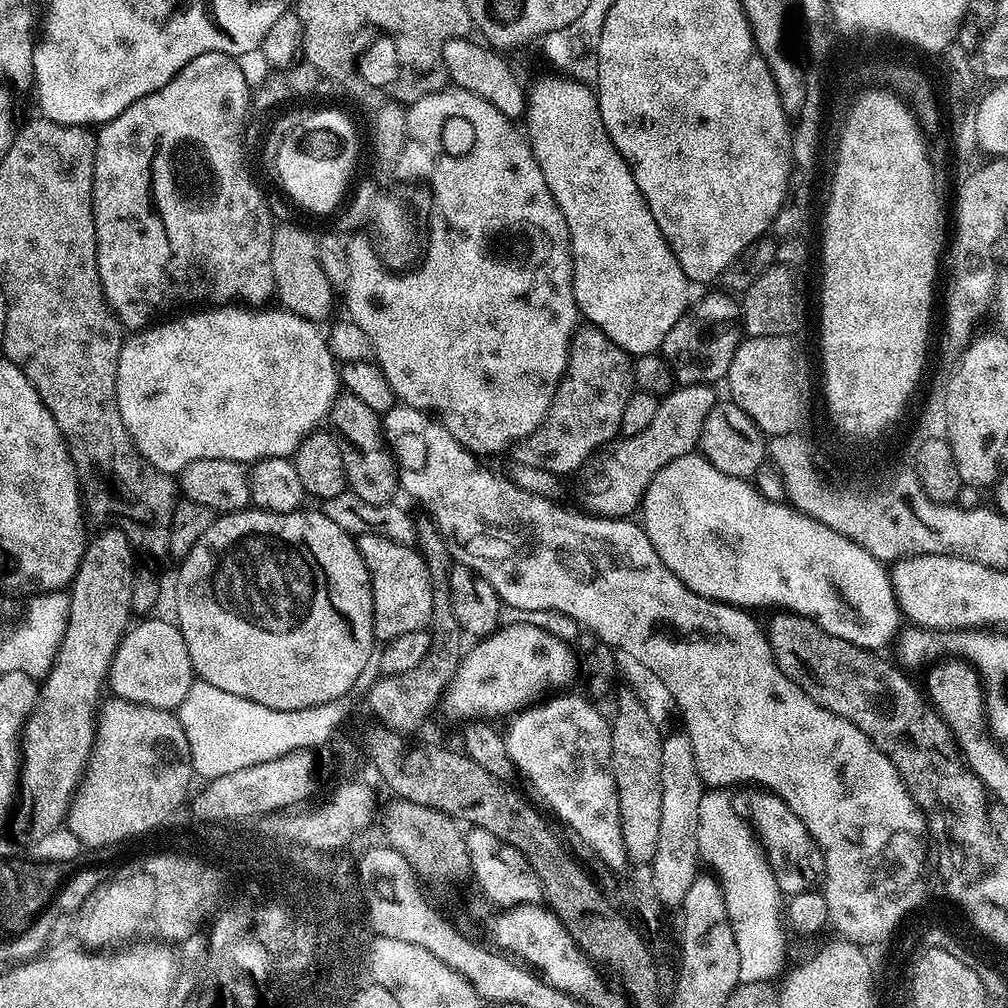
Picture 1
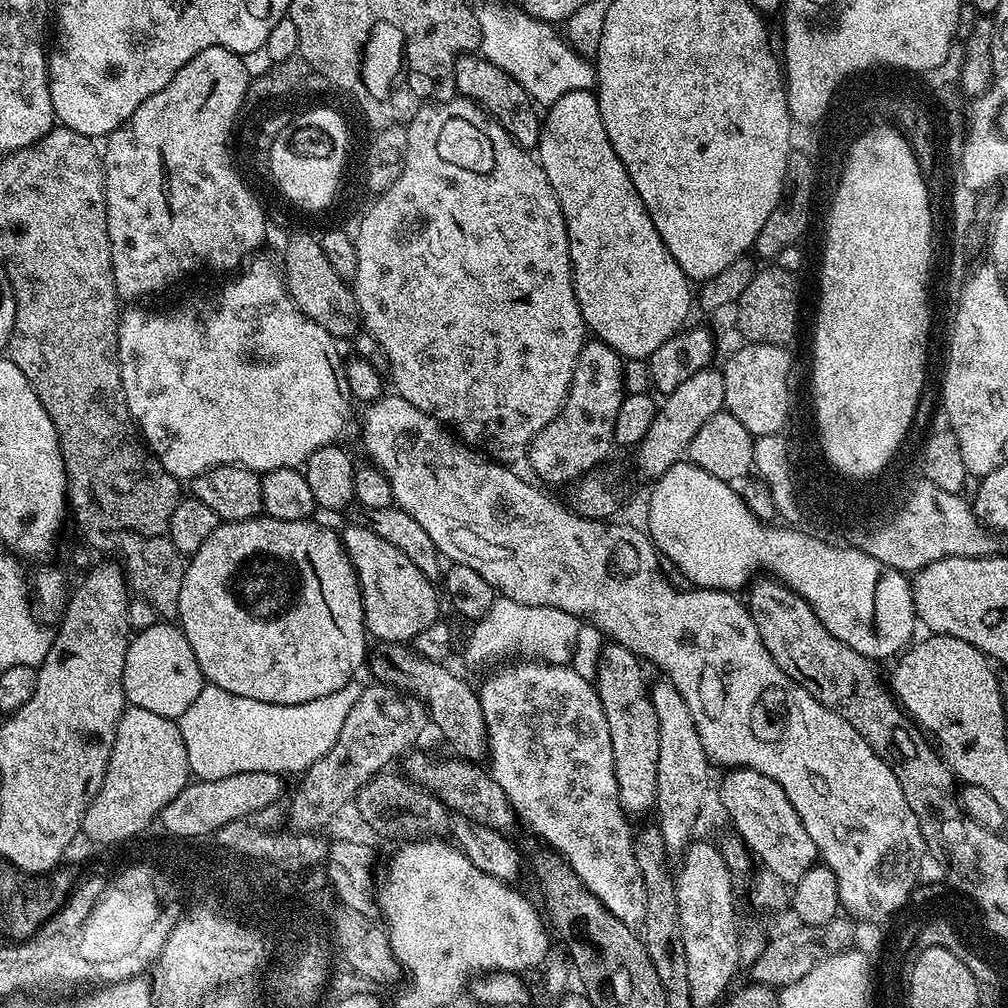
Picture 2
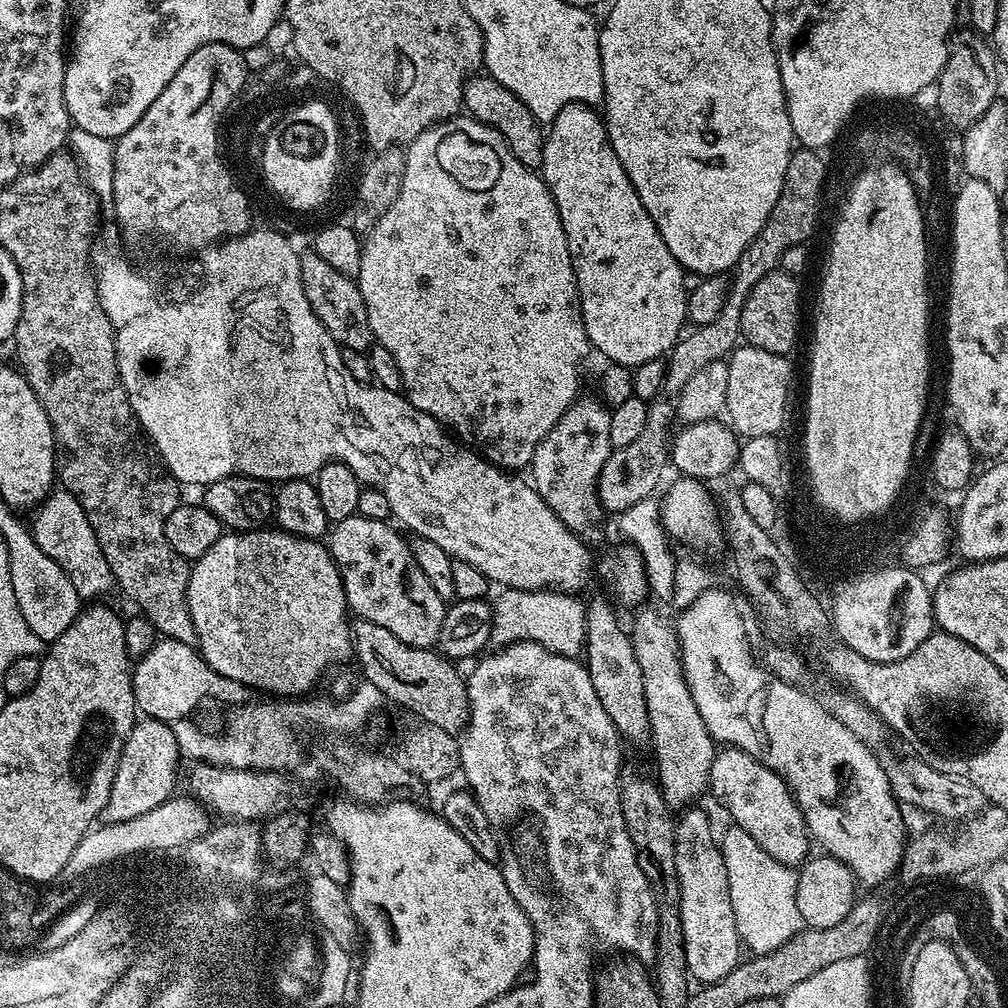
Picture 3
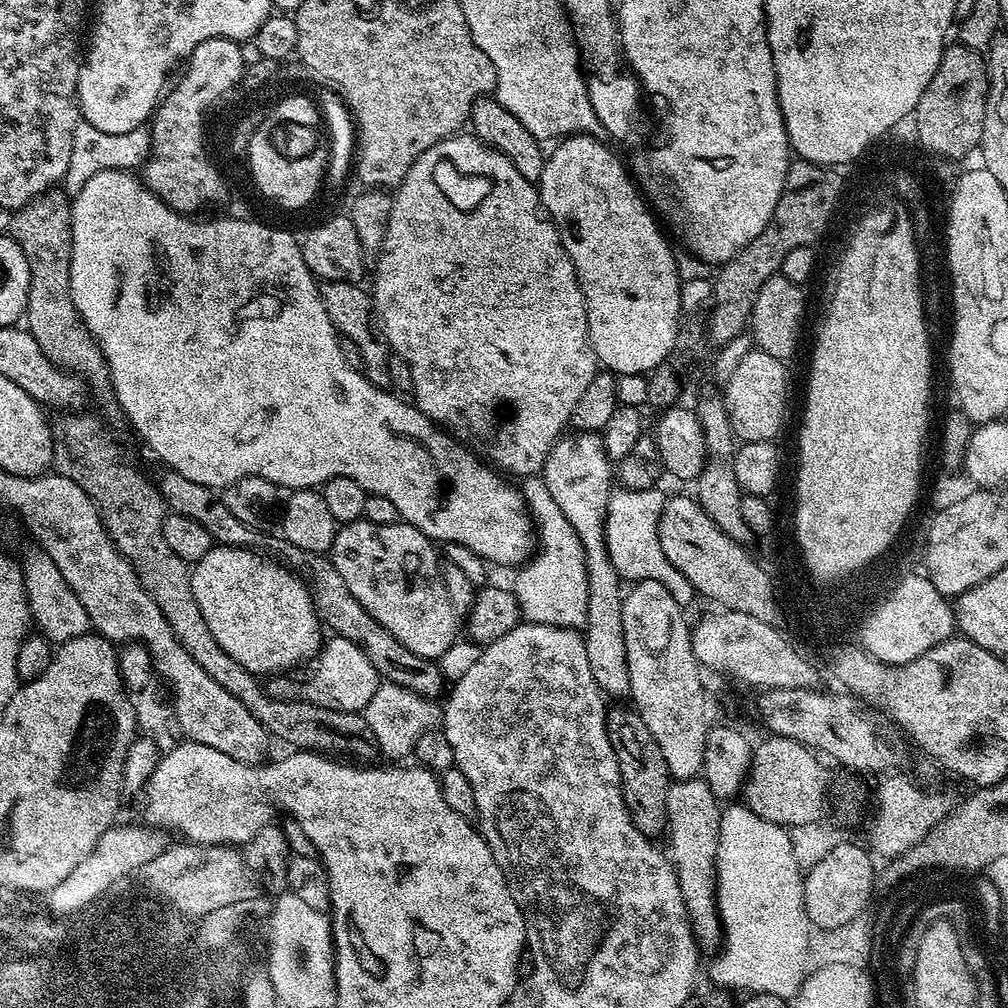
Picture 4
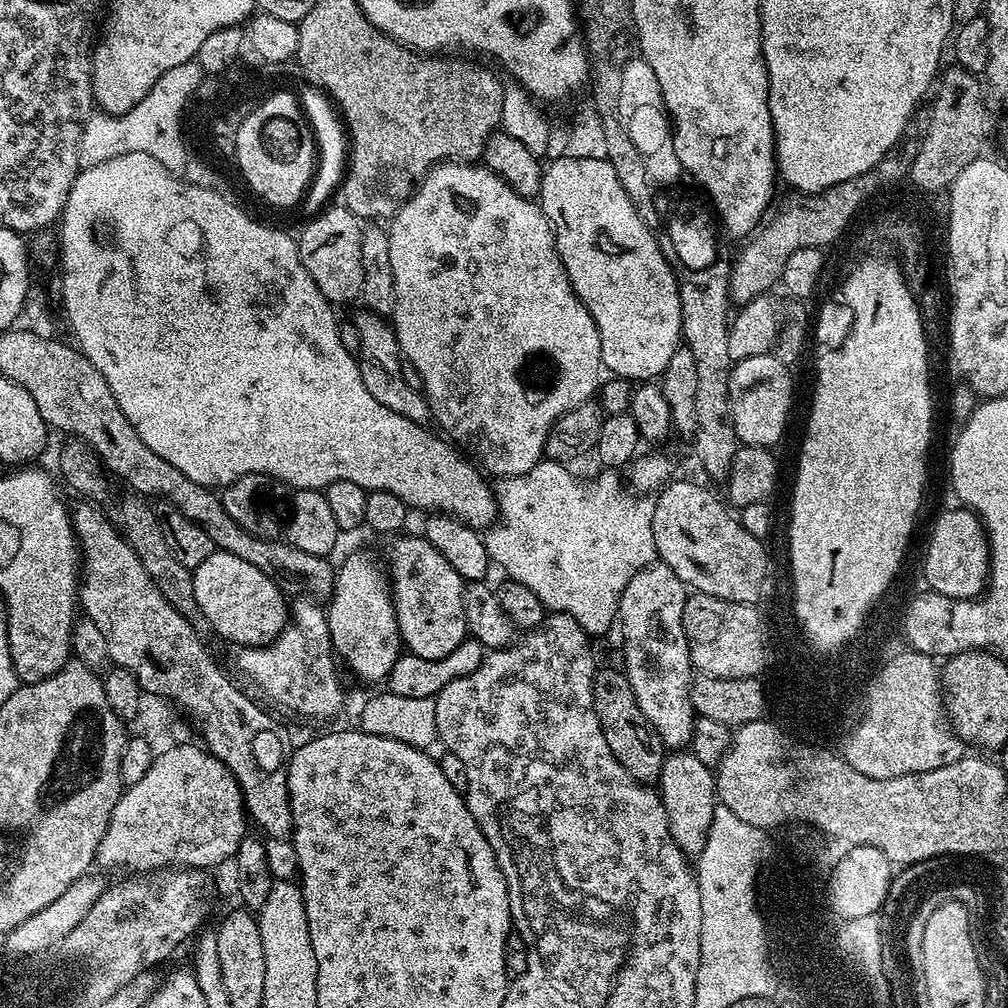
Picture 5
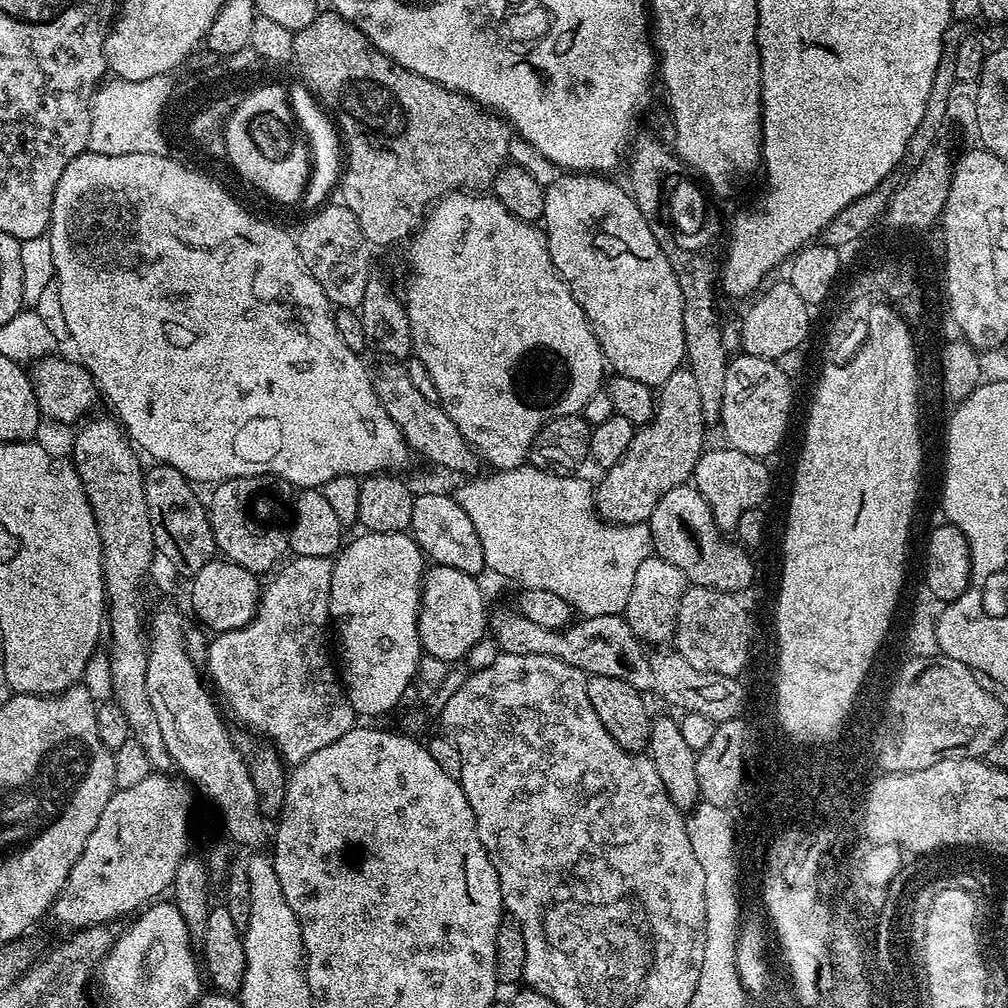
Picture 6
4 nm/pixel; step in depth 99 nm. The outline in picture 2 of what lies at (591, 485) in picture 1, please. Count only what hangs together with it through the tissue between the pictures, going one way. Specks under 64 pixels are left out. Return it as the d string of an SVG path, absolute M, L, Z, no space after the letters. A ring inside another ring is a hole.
M704 368L698 374L689 376L669 396L663 397L662 403L656 409L654 426L646 430L646 438L636 445L634 455L636 464L651 478L659 478L670 466L681 463L687 453L690 442L698 430L714 414L724 408L724 374L723 371Z

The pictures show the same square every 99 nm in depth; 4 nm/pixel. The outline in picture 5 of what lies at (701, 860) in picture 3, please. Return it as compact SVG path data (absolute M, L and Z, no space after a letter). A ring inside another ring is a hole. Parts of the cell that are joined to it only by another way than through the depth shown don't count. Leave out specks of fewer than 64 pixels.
M690 750L669 751L660 764L658 791L662 806L666 810L666 818L674 842L685 856L699 857L706 846L714 810L718 806L713 769L709 765L698 762L698 758Z

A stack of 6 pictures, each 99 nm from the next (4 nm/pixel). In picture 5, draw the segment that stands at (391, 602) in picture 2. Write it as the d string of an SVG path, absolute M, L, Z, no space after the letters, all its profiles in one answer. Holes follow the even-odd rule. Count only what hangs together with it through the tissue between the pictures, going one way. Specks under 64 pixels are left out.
M423 535L408 536L400 540L388 552L388 564L386 560L386 572L390 577L392 590L392 605L398 618L398 630L403 647L409 653L417 655L418 658L444 659L451 651L459 646L469 635L466 626L466 610L464 609L464 586L466 581L430 546Z

